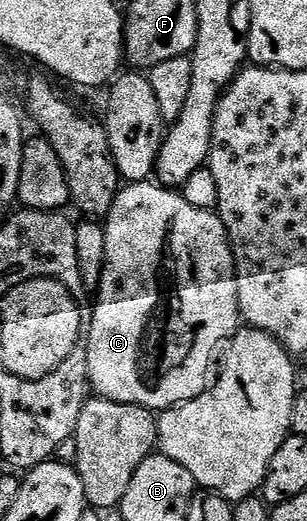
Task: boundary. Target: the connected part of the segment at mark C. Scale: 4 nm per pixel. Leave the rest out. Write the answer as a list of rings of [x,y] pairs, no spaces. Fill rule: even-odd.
[[[153,180],[136,181],[121,186],[104,218],[106,230],[106,258],[104,259],[104,275],[100,279],[96,296],[98,302],[94,305],[94,314],[89,314],[88,332],[84,337],[88,375],[91,390],[97,396],[107,397],[110,401],[125,405],[139,405],[151,411],[165,411],[182,405],[185,401],[196,399],[208,388],[206,376],[210,373],[210,360],[218,349],[218,344],[229,342],[240,328],[240,314],[238,311],[238,276],[234,274],[234,250],[230,243],[230,236],[222,218],[217,212],[209,209],[197,209],[184,199],[181,192],[167,187]]]

